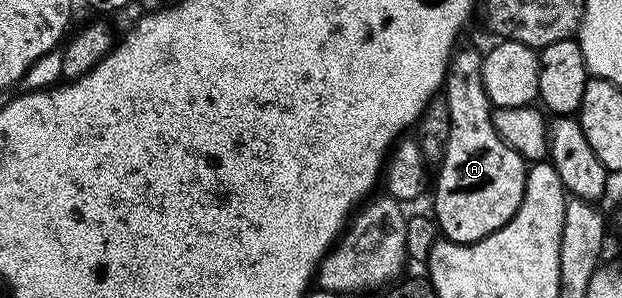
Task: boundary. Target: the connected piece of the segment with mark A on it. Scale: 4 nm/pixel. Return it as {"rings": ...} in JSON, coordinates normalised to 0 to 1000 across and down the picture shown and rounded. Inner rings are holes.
{"rings":[[[736,161],[715,242],[712,289],[725,386],[725,453],[715,523],[706,544],[696,715],[709,765],[707,792],[740,822],[762,822],[797,768],[807,768],[834,708],[844,651],[847,544],[796,440],[794,356],[780,312],[775,201],[775,168]]]}

